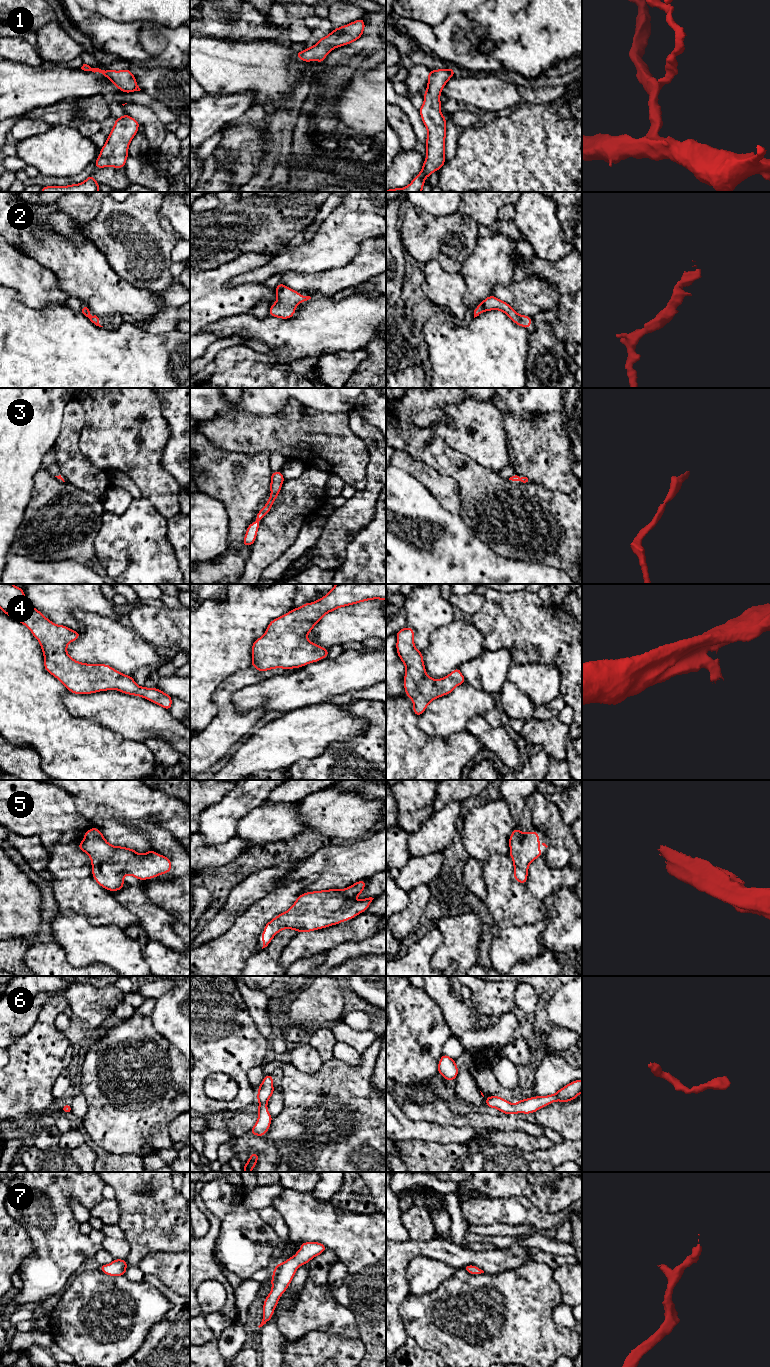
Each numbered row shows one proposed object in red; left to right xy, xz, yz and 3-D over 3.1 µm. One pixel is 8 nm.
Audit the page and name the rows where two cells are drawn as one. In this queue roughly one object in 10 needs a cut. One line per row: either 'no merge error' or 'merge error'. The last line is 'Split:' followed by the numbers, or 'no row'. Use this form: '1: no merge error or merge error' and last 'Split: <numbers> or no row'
1: no merge error
2: no merge error
3: no merge error
4: no merge error
5: no merge error
6: no merge error
7: no merge error
Split: no row

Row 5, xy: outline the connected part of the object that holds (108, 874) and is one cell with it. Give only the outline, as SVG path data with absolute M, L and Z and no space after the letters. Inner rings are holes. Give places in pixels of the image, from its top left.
M96 827L85 832L77 847L91 858L95 881L111 892L123 888L126 875L147 880L166 874L172 869L170 859L152 849L139 854L134 849L109 844Z

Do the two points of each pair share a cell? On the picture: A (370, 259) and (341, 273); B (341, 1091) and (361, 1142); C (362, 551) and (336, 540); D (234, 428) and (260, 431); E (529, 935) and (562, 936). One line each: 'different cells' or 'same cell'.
A: same cell
B: same cell
C: different cells
D: same cell
E: different cells

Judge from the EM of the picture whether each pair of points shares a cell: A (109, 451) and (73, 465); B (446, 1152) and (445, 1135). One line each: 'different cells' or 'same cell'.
A: different cells
B: different cells

